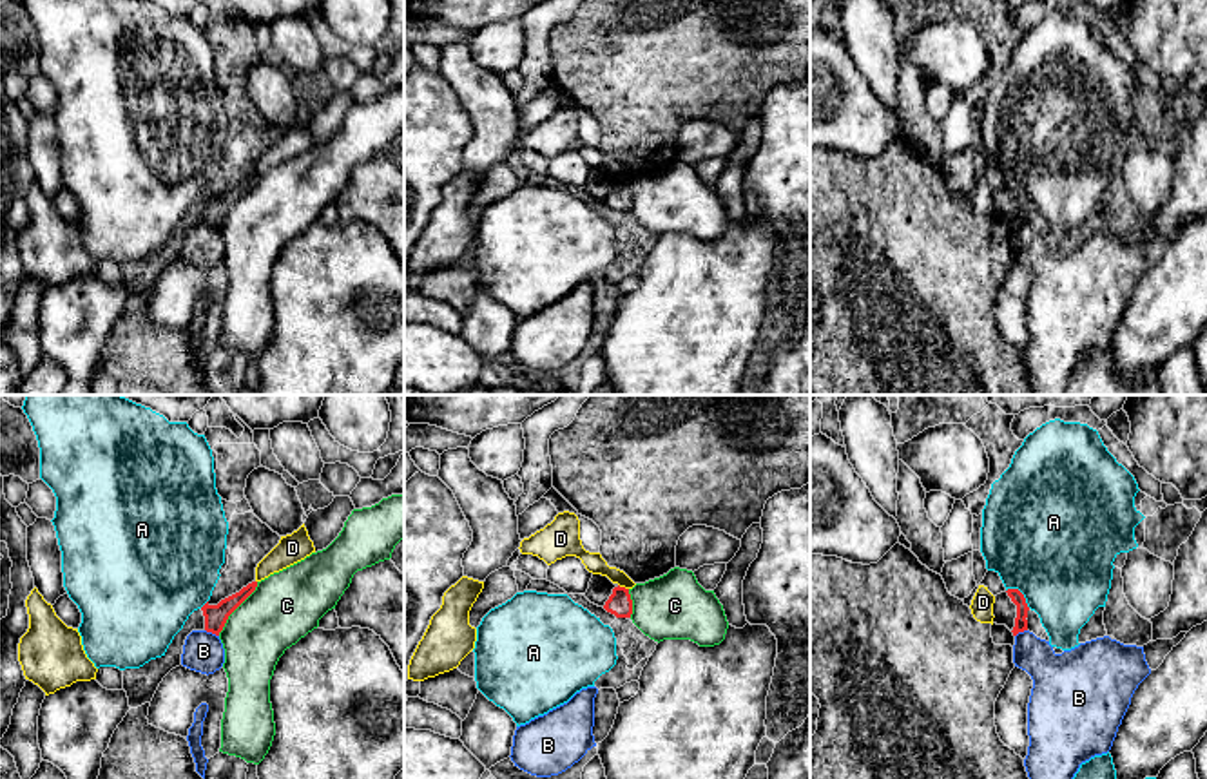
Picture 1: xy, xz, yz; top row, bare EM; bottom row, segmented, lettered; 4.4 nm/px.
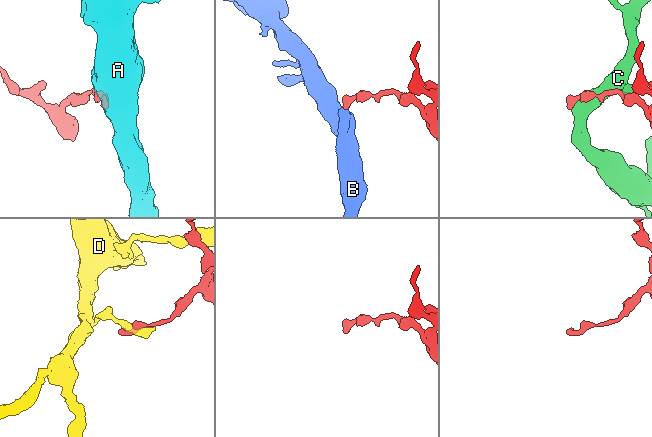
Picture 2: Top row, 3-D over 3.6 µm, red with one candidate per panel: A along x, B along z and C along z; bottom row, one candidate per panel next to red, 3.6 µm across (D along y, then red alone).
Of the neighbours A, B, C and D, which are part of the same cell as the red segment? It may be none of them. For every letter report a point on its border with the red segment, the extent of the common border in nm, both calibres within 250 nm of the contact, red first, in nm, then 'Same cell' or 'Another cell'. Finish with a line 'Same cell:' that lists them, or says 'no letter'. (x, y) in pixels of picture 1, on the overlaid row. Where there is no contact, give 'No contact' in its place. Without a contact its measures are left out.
A: Touches red at yz (1021, 593). Shared border 140 nm. Thickness 60 nm (red) against 500 nm. Another cell
B: Touches red at xy (212, 633). Shared border 70 nm. Thickness 100 nm (red) against 180 nm. Another cell
C: Touches red at xy (236, 607). Shared border 300 nm. Thickness 100 nm (red) against 300 nm. Another cell
D: Touches red at xz (624, 587). Shared border 50 nm. Thickness 110 nm (red) against 90 nm. Another cell
Same cell: no letter

